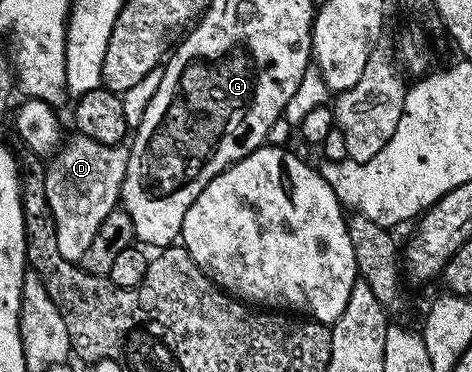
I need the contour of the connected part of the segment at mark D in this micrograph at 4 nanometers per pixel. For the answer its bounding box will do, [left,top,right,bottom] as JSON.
[45,135,129,262]

